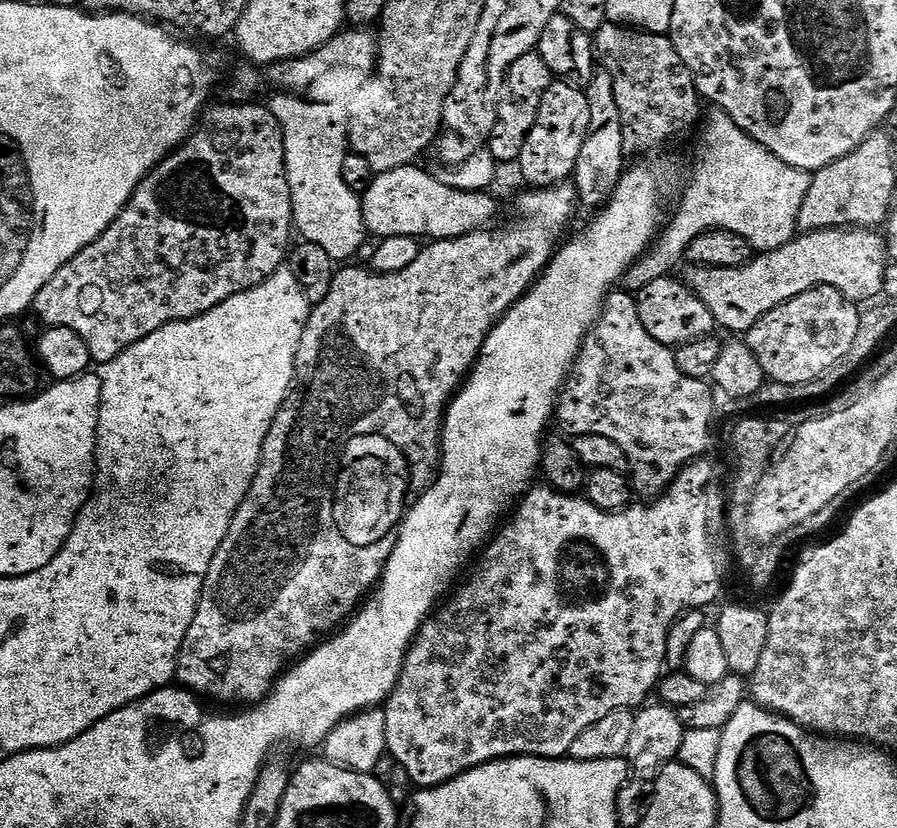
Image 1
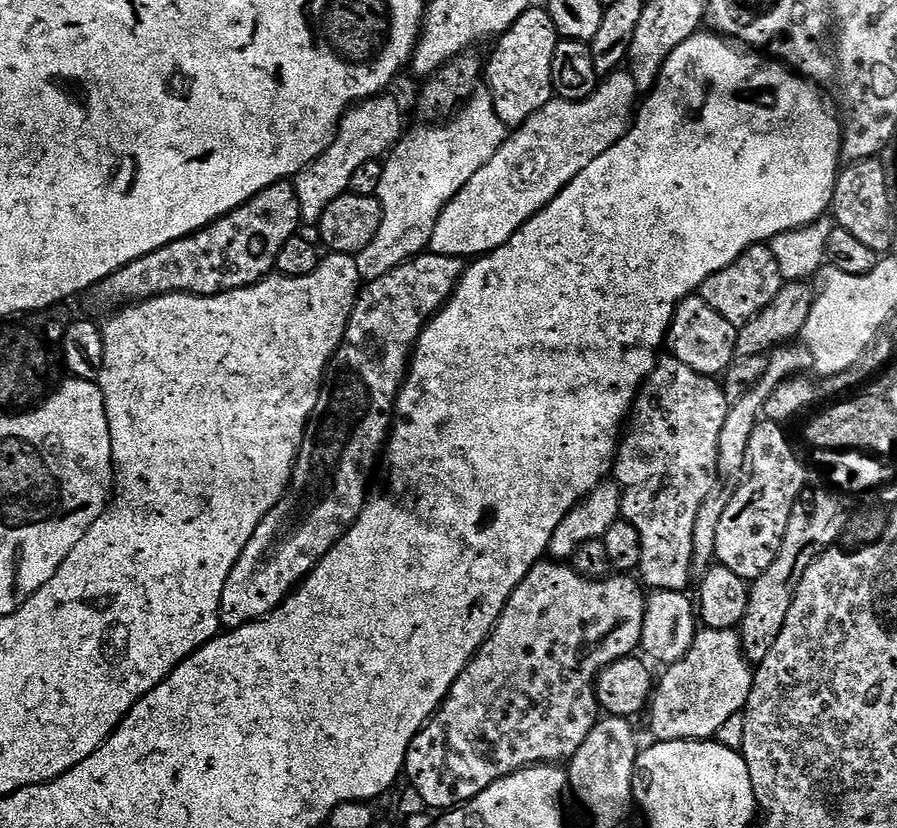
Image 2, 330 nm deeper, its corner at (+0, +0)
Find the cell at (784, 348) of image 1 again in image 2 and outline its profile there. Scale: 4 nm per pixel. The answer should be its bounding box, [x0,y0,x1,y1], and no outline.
[692,343,812,578]

